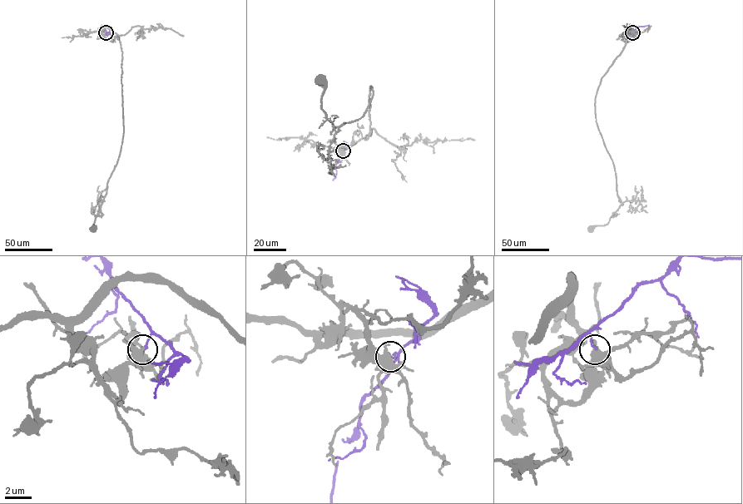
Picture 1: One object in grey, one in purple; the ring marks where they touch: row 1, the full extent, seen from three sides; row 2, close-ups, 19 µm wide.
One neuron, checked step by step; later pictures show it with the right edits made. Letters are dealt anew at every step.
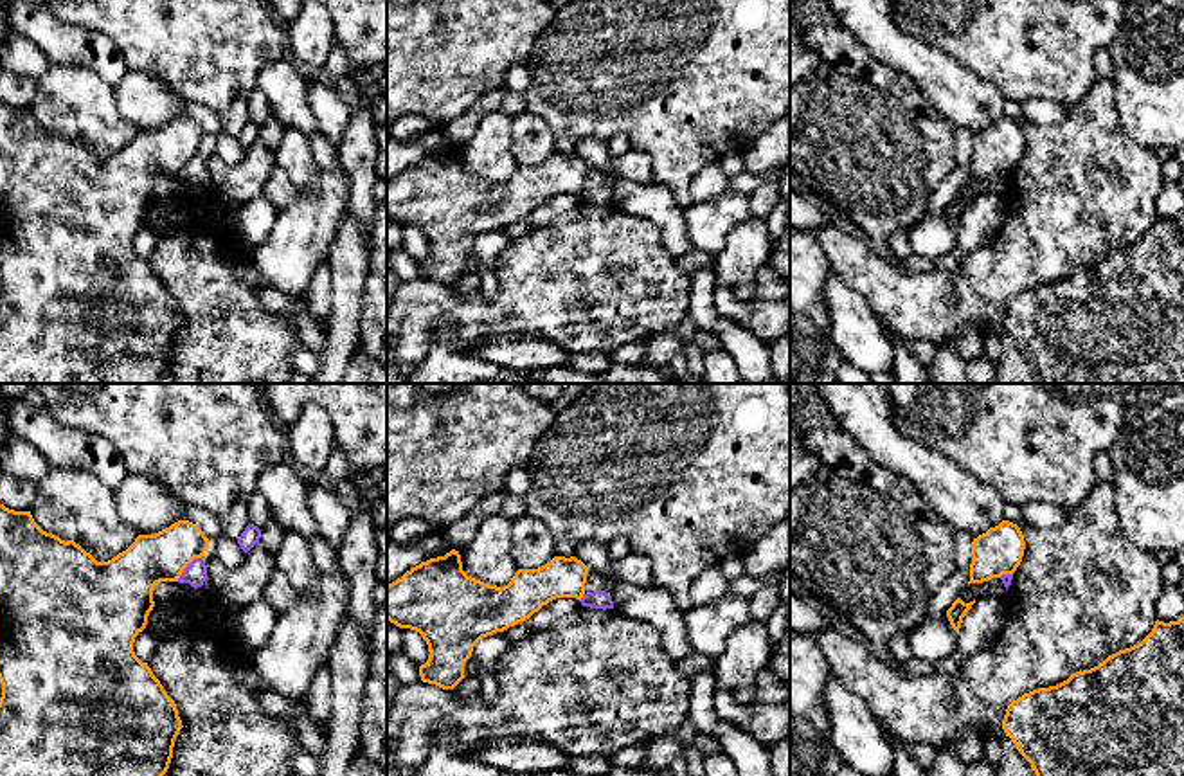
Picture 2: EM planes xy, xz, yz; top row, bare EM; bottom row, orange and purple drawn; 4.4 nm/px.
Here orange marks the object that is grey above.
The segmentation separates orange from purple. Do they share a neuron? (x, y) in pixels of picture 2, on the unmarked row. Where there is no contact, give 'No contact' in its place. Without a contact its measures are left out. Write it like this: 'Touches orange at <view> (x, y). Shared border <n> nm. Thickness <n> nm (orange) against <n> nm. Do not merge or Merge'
Touches orange at xy (188, 161). Shared border 170 nm. Thickness 220 nm (orange) against 100 nm. Do not merge

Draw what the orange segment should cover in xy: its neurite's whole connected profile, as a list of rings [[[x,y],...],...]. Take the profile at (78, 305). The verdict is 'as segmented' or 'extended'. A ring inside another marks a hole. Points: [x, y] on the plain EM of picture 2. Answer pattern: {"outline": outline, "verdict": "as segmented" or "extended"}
{"outline": [[[0,101],[0,383],[157,383],[167,369],[182,317],[148,259],[135,248],[135,234],[146,225],[155,203],[153,187],[160,178],[178,178],[184,166],[209,146],[205,130],[189,117],[178,117],[155,131],[139,131],[135,139],[108,158],[97,158],[74,137],[43,128],[31,108],[14,108]]], "verdict": "as segmented"}

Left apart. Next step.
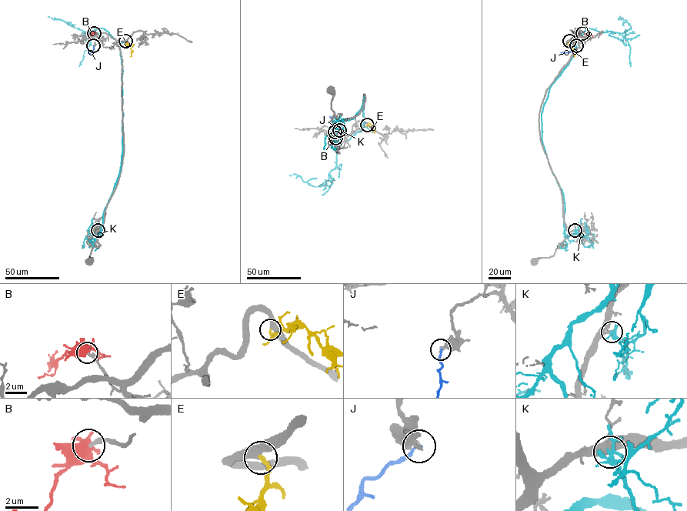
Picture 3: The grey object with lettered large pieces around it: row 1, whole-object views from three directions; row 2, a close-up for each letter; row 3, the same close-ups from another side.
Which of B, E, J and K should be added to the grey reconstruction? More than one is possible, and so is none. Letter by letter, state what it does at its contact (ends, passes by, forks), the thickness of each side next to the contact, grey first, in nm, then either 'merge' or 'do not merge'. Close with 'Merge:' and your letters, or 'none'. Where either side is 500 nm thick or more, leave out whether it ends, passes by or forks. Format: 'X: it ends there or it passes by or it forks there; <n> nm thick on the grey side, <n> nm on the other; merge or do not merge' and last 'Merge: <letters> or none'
B: it forks there; 280 nm thick on the grey side, 460 nm on the other; merge
E: it ends there; 420 nm thick on the grey side, 240 nm on the other; merge
J: it ends there; 280 nm thick on the grey side, 200 nm on the other; do not merge
K: it forks there; 120 nm thick on the grey side, 240 nm on the other; do not merge
Merge: B, E

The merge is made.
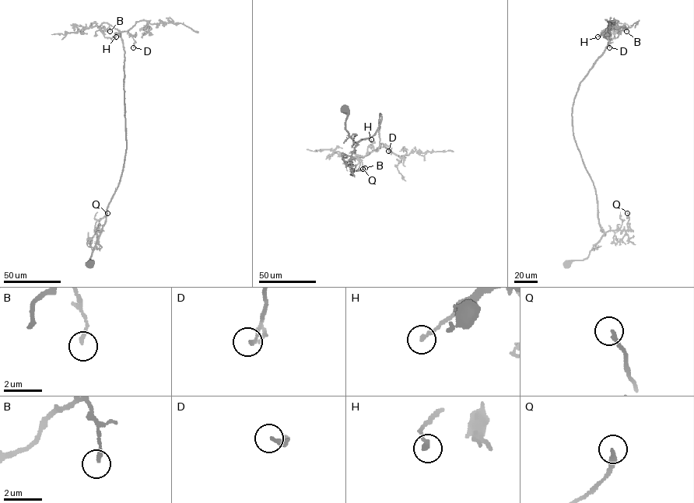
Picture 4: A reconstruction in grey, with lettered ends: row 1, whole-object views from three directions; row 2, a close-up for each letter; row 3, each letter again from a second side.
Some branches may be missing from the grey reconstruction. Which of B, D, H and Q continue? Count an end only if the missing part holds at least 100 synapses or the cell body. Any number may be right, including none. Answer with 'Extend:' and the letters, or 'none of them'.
Extend: none of them

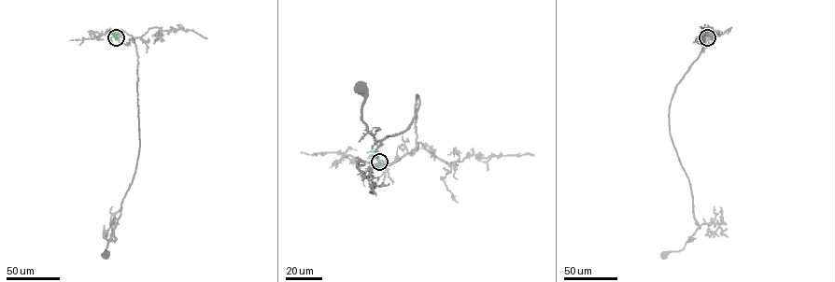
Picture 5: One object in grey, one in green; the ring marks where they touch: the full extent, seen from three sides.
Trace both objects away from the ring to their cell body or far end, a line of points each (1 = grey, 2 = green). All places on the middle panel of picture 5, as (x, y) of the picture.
1: (379, 162), (376, 165), (414, 152), (417, 94), (419, 100), (409, 127), (378, 146), (361, 118), (360, 88)
2: (379, 162), (375, 152), (367, 152)

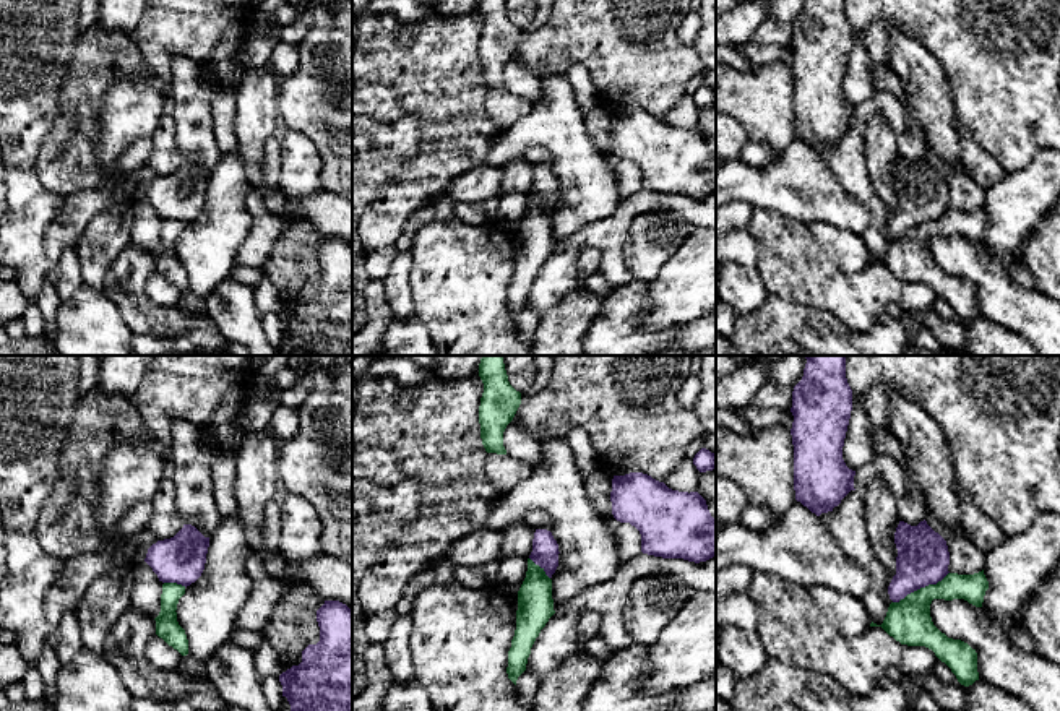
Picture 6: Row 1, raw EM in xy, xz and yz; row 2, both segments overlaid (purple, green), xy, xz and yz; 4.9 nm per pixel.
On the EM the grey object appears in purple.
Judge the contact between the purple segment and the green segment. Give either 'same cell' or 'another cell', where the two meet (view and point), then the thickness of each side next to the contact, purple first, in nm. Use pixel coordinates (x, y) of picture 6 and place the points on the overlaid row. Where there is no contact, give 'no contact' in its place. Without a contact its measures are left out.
another cell; meets purple in yz at (921, 586); 260 nm thick on the purple side, 220 nm on the other

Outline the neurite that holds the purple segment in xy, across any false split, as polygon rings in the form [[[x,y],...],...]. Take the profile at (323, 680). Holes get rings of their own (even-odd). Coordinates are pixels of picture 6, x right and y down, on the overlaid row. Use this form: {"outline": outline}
{"outline": [[[325,601],[317,610],[320,641],[302,651],[302,662],[279,675],[291,711],[352,711],[352,610]]]}

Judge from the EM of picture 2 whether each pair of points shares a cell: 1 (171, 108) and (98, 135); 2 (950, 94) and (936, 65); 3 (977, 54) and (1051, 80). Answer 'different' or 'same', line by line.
1: different
2: same
3: same

